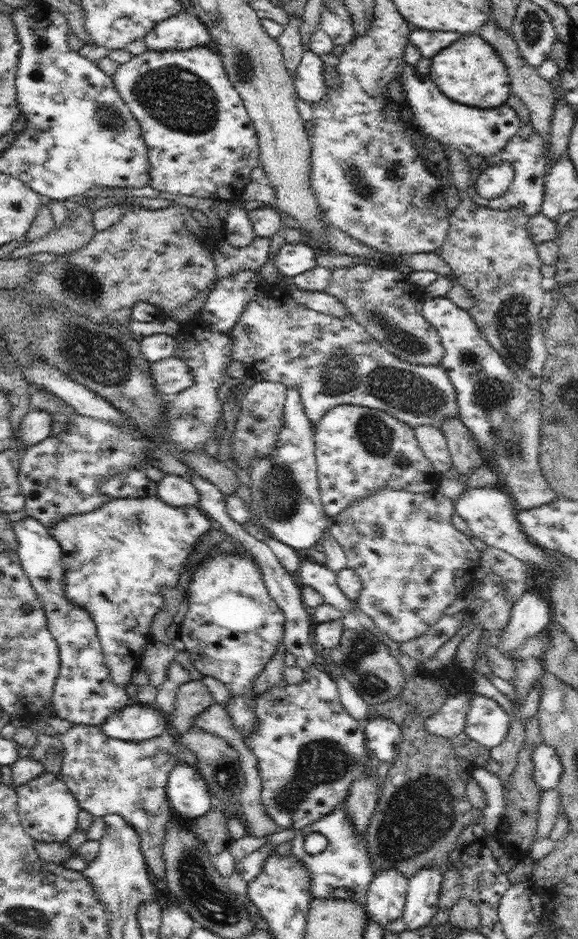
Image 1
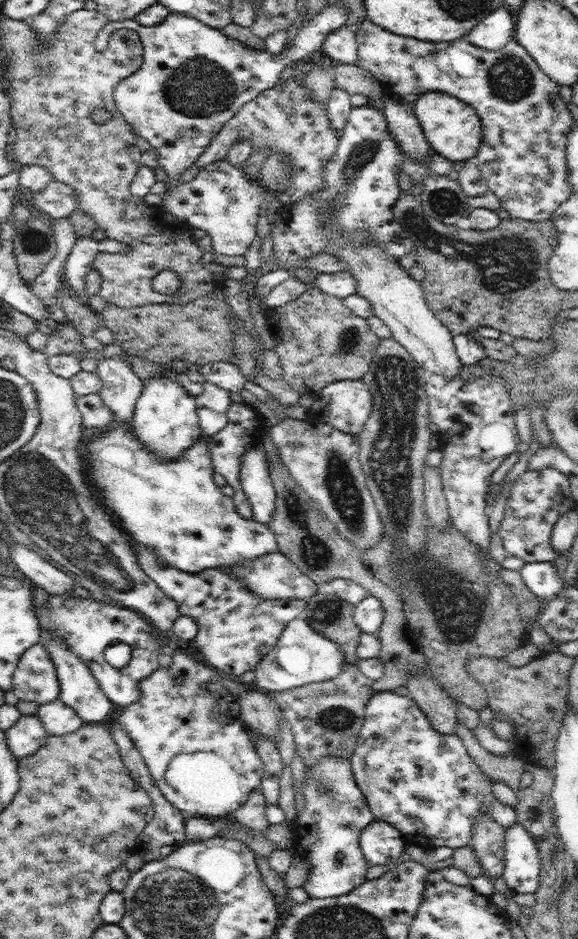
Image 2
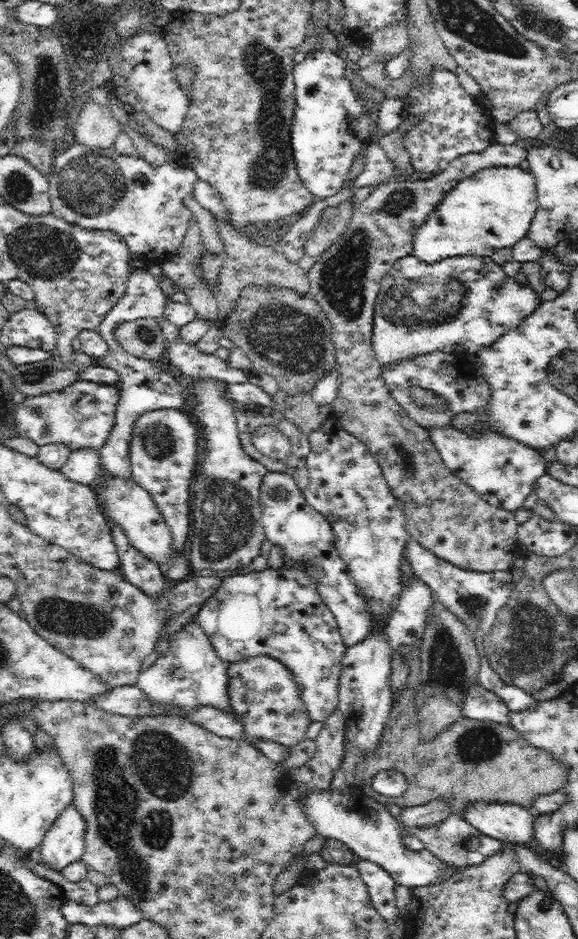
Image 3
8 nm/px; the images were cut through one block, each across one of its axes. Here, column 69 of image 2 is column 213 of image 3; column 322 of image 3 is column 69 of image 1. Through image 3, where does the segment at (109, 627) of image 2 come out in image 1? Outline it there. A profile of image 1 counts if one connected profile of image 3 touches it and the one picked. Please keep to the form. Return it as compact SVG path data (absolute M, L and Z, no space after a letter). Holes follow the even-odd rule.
M22 517L12 523L18 541L16 552L22 568L40 596L48 628L59 646L59 675L52 695L54 712L58 718L68 720L76 726L100 727L110 715L133 700L126 695L126 686L118 686L111 681L94 619L85 608L74 604L65 594L61 544L35 518Z

